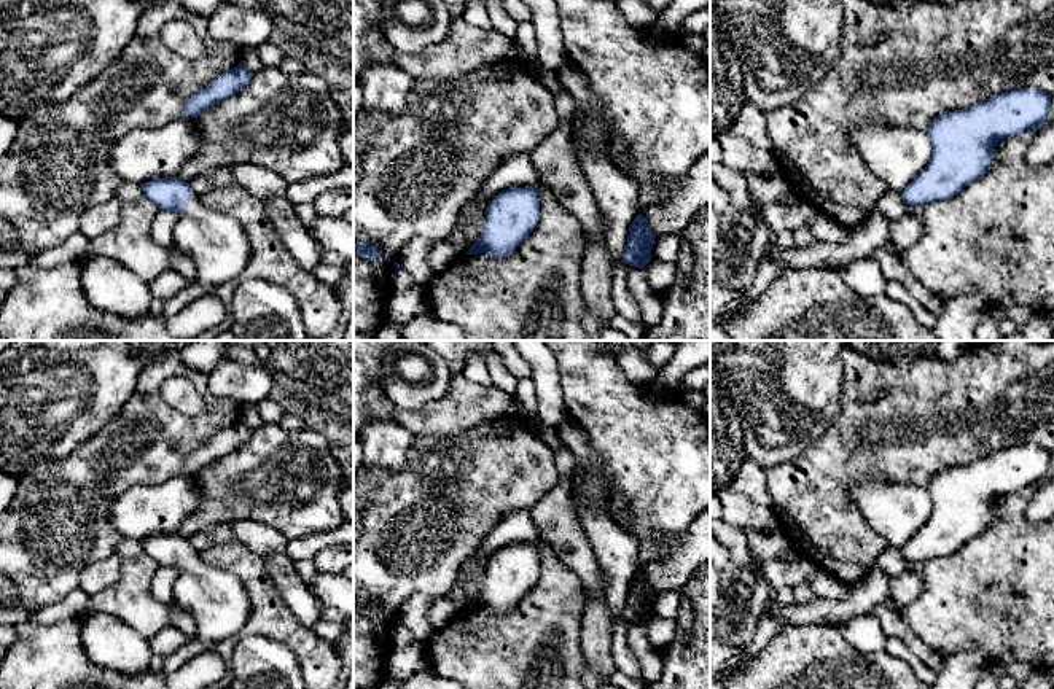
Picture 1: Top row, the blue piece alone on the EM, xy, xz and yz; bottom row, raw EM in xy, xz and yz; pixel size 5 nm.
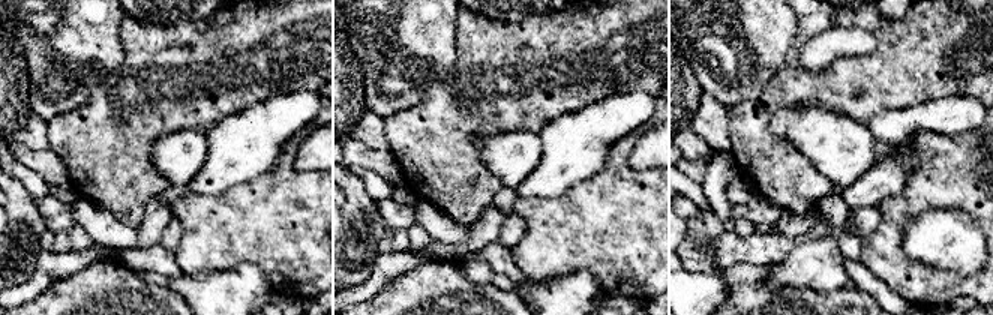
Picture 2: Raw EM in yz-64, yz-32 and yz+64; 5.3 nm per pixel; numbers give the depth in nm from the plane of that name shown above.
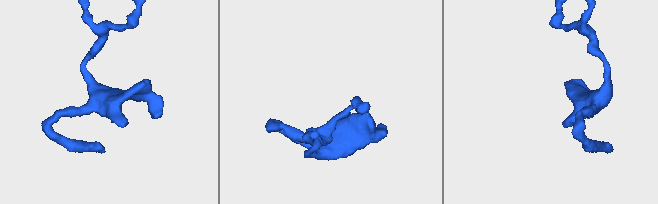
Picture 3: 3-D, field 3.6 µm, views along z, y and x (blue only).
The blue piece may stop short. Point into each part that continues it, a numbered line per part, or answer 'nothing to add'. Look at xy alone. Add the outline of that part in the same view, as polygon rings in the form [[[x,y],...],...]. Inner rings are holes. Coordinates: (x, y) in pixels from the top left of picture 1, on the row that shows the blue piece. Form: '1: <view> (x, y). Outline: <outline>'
1: xy (217, 244). Outline: [[[193,194],[186,210],[177,213],[172,243],[188,255],[196,266],[196,280],[188,282],[188,285],[197,283],[204,291],[239,280],[252,258],[252,243],[244,228],[231,215],[205,207],[196,194]]]

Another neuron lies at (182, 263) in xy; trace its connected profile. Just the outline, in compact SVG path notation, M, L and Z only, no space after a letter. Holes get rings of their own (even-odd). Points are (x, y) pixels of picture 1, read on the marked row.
M174 243L170 248L170 264L186 282L196 280L196 266L188 255L178 250Z

